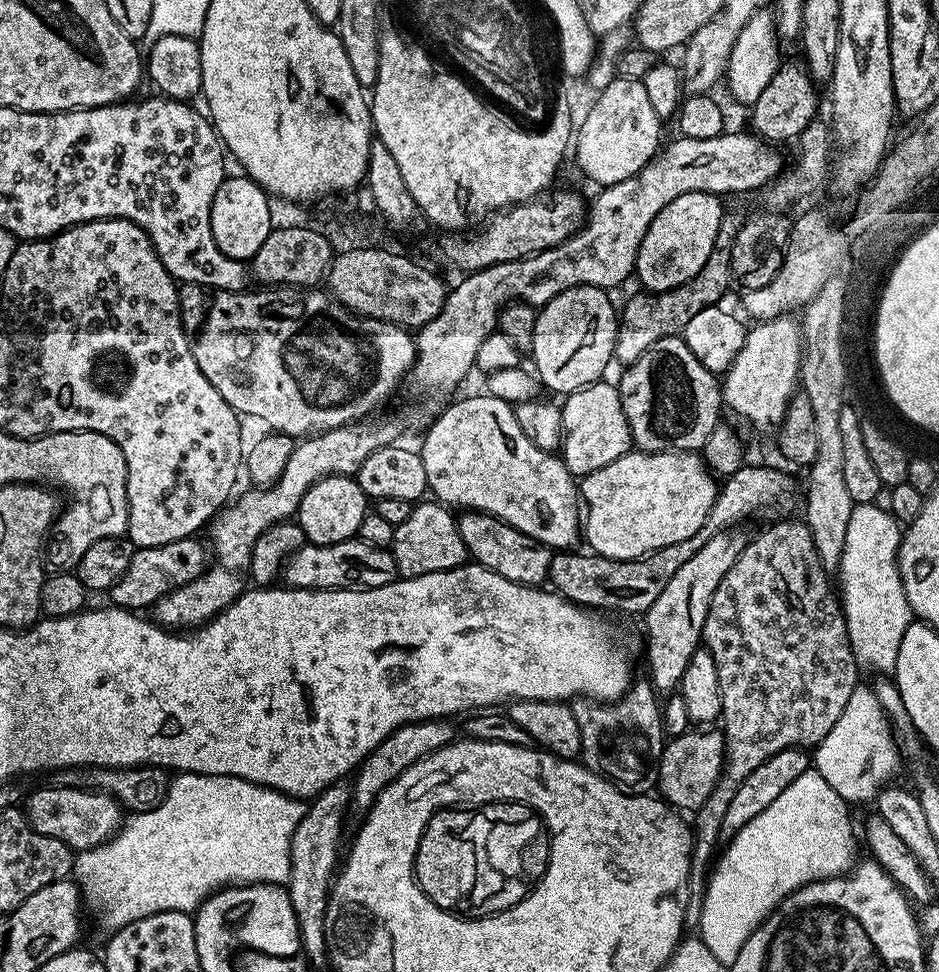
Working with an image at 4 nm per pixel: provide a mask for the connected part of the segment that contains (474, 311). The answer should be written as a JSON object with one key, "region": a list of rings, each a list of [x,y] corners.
{"region":[[[725,131],[718,138],[686,138],[677,135],[663,145],[653,156],[651,162],[645,166],[636,176],[626,178],[617,184],[609,184],[601,187],[600,192],[593,200],[586,212],[586,219],[580,229],[566,242],[554,246],[550,250],[535,252],[514,262],[502,262],[489,268],[483,268],[477,272],[469,272],[456,289],[449,291],[444,297],[442,310],[438,310],[438,318],[426,322],[423,328],[415,333],[416,360],[412,364],[410,381],[412,388],[420,396],[428,400],[447,401],[452,391],[464,380],[468,371],[476,368],[478,358],[478,346],[492,332],[497,331],[497,320],[501,309],[511,301],[523,301],[533,306],[543,306],[550,302],[562,290],[570,290],[574,286],[594,286],[605,290],[613,290],[623,282],[627,276],[633,275],[638,250],[642,246],[642,238],[654,222],[656,215],[674,198],[691,192],[709,192],[721,198],[727,197],[727,192],[752,192],[763,189],[772,183],[780,175],[785,167],[786,160],[779,156],[777,149],[769,141],[760,139],[751,131],[732,132]]]}

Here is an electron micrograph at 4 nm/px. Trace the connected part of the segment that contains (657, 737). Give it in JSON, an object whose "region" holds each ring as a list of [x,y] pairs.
{"region":[[[633,679],[627,692],[618,700],[601,702],[587,698],[577,698],[571,701],[574,719],[578,721],[578,734],[582,734],[580,756],[585,768],[598,774],[606,782],[610,782],[618,790],[628,796],[642,796],[651,793],[657,787],[660,778],[660,759],[664,753],[666,737],[664,723],[660,713],[662,704],[652,687],[651,679]]]}

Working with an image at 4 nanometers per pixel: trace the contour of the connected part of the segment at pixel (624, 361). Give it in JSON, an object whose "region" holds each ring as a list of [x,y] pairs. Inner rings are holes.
{"region":[[[732,210],[725,211],[718,238],[710,258],[706,258],[706,266],[698,270],[690,282],[686,282],[677,288],[671,288],[665,292],[648,292],[640,294],[644,296],[632,296],[625,302],[624,308],[618,312],[618,327],[616,330],[616,350],[614,353],[615,363],[627,366],[634,363],[654,342],[658,342],[664,336],[678,336],[683,333],[686,322],[694,318],[694,314],[719,305],[728,288],[728,280],[733,279],[732,274],[732,243],[736,232],[740,229],[741,217],[736,217]]]}

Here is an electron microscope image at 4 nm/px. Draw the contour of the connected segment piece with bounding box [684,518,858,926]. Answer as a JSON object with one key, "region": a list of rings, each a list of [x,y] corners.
{"region":[[[780,518],[777,521],[777,524],[770,525],[765,532],[749,539],[738,562],[734,562],[734,566],[726,570],[726,578],[718,582],[718,590],[714,590],[714,598],[710,602],[710,614],[706,614],[702,644],[708,649],[710,658],[714,658],[714,666],[718,668],[726,759],[719,782],[714,786],[710,798],[706,798],[706,802],[702,802],[702,806],[695,809],[696,824],[694,820],[691,825],[692,857],[684,915],[684,923],[688,926],[700,923],[704,895],[708,889],[710,863],[722,840],[722,818],[726,818],[726,809],[730,807],[734,794],[738,794],[738,786],[746,778],[750,778],[751,772],[762,766],[766,758],[774,758],[774,754],[782,750],[815,749],[822,742],[822,738],[830,734],[834,722],[838,722],[842,710],[846,710],[846,701],[850,694],[854,694],[858,687],[858,661],[850,646],[844,609],[834,591],[833,581],[832,584],[828,581],[831,580],[829,573],[825,572],[818,558],[814,538],[803,519]]]}

